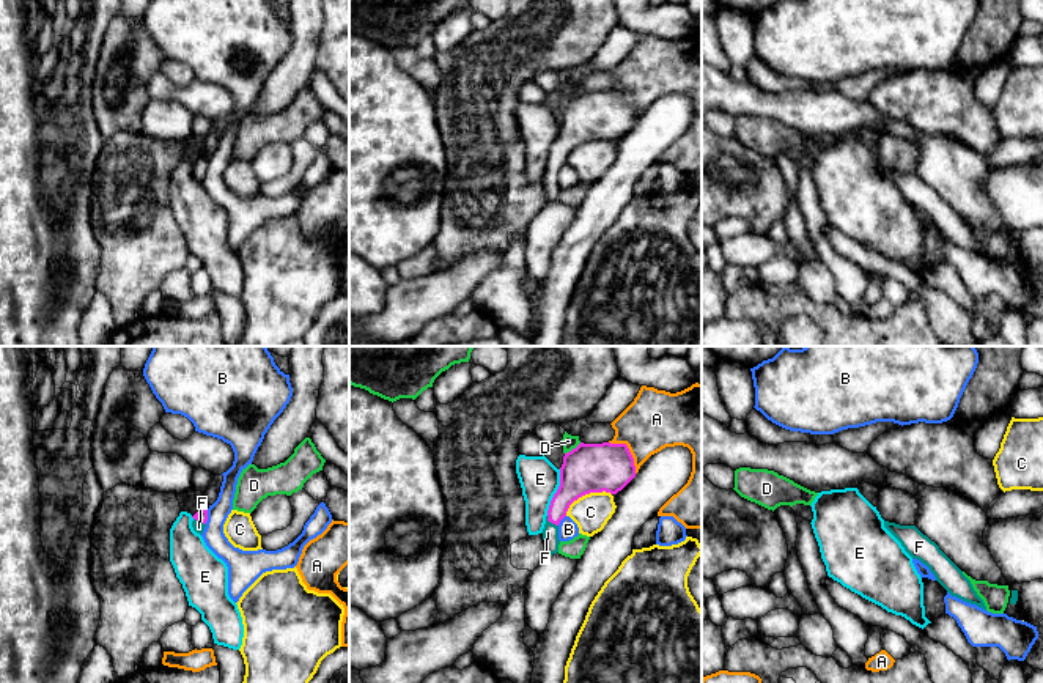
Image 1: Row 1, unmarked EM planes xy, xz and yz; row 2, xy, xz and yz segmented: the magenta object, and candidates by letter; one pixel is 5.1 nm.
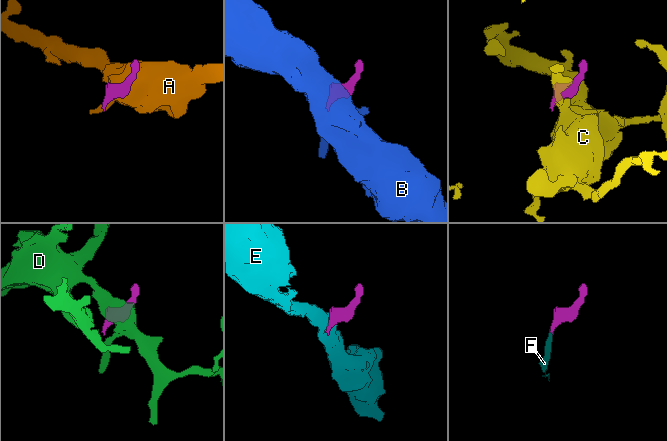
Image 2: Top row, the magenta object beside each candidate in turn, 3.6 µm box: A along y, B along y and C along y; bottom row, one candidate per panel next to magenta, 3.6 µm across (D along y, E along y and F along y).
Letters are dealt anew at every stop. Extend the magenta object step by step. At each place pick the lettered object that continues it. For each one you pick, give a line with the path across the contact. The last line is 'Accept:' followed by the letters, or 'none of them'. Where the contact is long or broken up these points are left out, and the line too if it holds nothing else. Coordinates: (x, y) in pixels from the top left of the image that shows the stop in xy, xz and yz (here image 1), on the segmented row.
F: Path across: xz (576, 480), (551, 521), (551, 531)
Accept: F

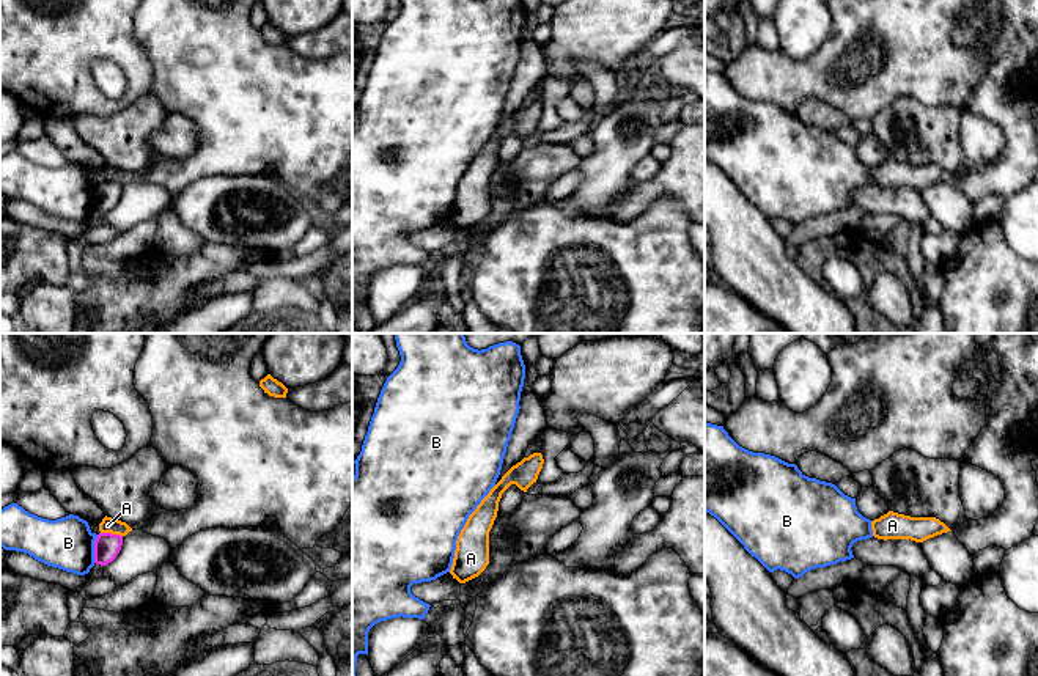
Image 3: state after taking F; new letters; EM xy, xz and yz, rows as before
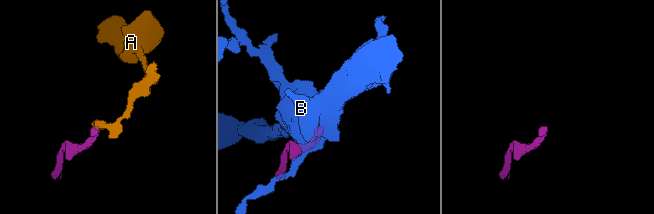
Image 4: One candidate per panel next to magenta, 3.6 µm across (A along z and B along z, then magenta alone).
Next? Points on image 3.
Accept: none of them

